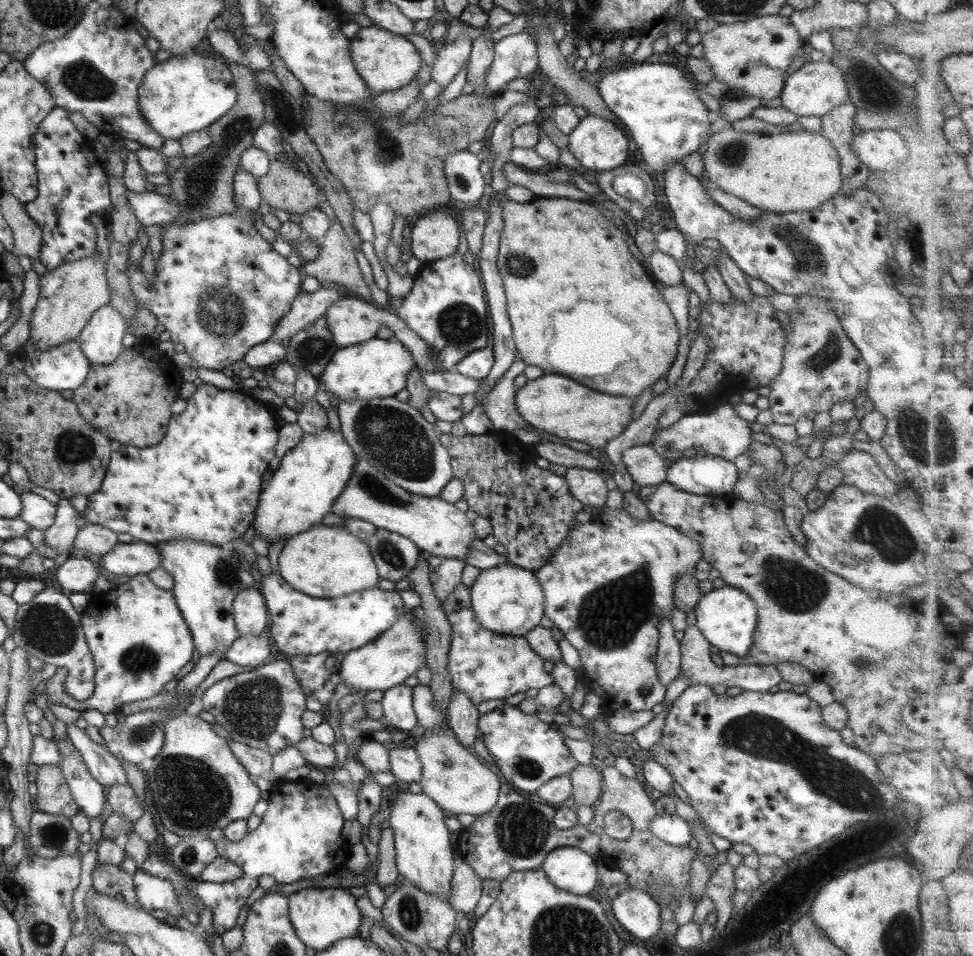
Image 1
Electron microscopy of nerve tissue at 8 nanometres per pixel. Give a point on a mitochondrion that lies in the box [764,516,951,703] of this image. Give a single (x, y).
(861, 661)

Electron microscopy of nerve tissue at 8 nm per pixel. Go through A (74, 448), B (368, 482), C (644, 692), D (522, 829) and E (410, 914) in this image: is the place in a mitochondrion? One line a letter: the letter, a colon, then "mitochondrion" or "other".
A: mitochondrion
B: mitochondrion
C: other
D: mitochondrion
E: mitochondrion

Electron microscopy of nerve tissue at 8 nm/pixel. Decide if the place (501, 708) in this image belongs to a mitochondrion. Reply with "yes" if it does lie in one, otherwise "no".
no

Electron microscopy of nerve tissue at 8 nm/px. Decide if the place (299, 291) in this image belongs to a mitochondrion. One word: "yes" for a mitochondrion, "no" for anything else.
no

